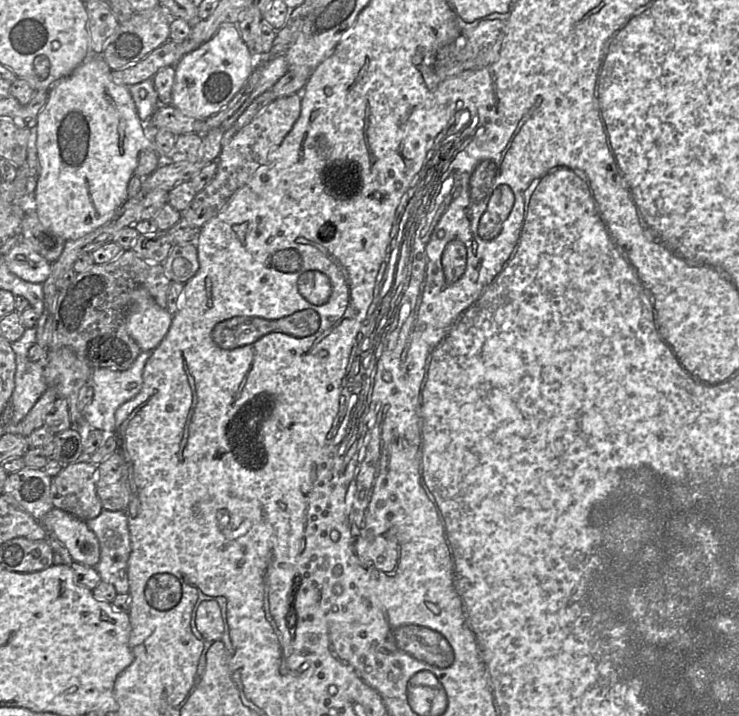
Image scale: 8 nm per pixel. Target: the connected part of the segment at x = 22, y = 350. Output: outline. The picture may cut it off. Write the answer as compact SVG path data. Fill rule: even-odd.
M36 327L26 328L22 337L11 343L15 353L16 372L10 403L13 415L9 424L19 423L46 390L41 362L28 358L29 349L36 343Z

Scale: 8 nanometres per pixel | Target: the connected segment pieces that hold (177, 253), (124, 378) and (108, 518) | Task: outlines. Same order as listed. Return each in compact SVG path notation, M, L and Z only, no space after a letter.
M195 242L173 244L168 256L160 264L170 281L185 284L199 268Z
M142 351L131 367L124 371L106 368L91 369L93 399L83 410L82 414L89 428L99 429L106 434L112 433L115 427L115 413L128 400L135 397L142 388L143 371L152 351Z
M103 509L97 517L86 520L86 524L99 542L100 558L94 568L101 580L113 585L117 593L128 593L131 539L126 513Z

